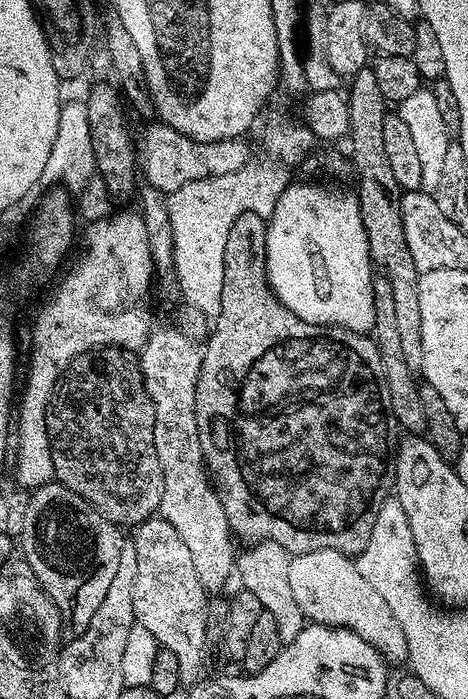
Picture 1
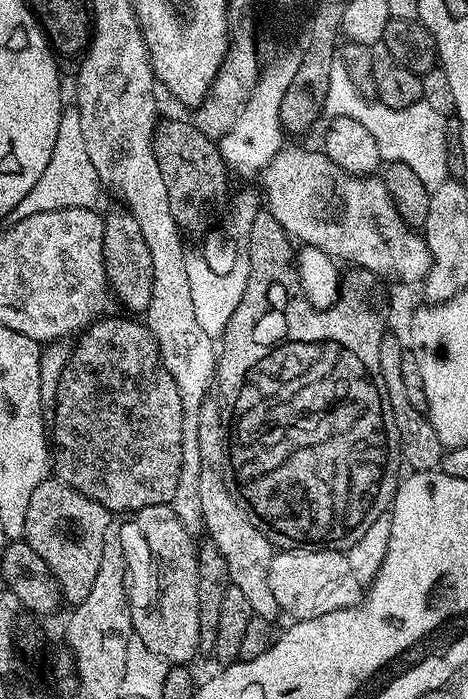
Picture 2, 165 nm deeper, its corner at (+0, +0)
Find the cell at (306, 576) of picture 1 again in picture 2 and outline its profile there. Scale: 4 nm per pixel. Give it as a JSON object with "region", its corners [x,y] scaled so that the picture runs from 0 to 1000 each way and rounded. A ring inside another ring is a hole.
{"region":[[[618,784],[583,794],[577,804],[577,844],[594,856],[594,867],[609,883],[632,887],[688,884],[714,873],[756,870],[771,863],[774,837],[748,821],[748,804],[733,790],[682,784]]]}

